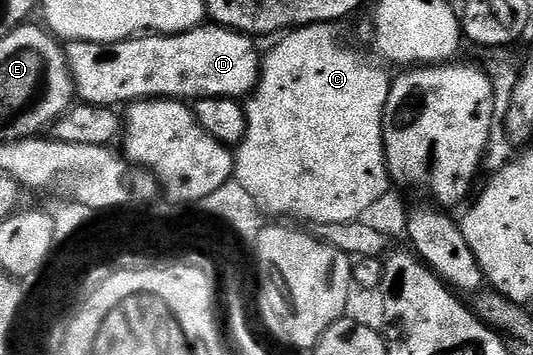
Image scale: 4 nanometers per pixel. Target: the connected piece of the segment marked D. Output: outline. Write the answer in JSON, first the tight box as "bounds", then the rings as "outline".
{"bounds":[65,26,262,106],"outline":[[[202,26],[192,28],[190,32],[175,32],[172,34],[138,34],[128,40],[120,40],[114,44],[100,44],[99,42],[79,42],[72,41],[65,48],[65,57],[71,70],[71,78],[76,95],[87,104],[104,104],[106,106],[128,106],[138,100],[155,100],[158,98],[168,98],[171,100],[180,100],[182,102],[196,102],[205,100],[209,96],[228,96],[230,98],[245,98],[257,87],[257,80],[261,76],[262,53],[257,53],[254,37],[244,33],[235,32],[231,28],[222,28],[220,26]]]}

